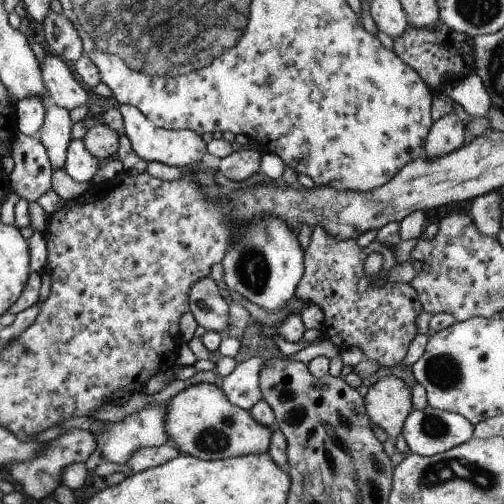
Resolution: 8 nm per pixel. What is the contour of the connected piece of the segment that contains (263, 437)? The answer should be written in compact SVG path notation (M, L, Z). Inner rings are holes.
M192 383L168 401L166 430L182 455L205 461L266 453L274 436L273 428L256 422L249 411L232 404L221 387L211 383Z

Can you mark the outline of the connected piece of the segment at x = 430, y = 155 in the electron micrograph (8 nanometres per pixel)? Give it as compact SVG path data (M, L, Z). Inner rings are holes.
M455 112L434 121L425 140L424 158L430 161L463 147L469 141L464 127L463 120Z

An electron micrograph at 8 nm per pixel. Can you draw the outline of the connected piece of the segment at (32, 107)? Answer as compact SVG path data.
M30 95L19 99L15 108L19 132L28 136L38 135L47 118L47 107L41 101L40 95Z

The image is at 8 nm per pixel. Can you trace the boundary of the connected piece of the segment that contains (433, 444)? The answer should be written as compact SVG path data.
M429 404L422 410L413 409L406 418L401 435L410 452L431 457L460 446L474 438L475 425L465 416L450 411L435 409Z

